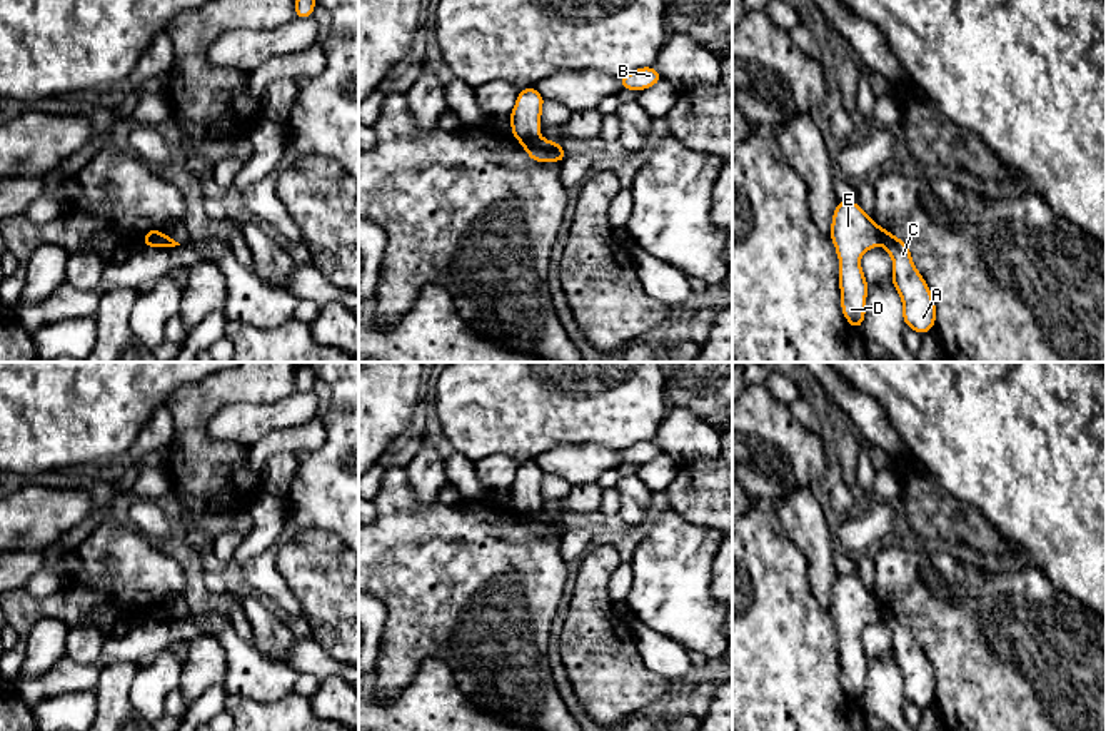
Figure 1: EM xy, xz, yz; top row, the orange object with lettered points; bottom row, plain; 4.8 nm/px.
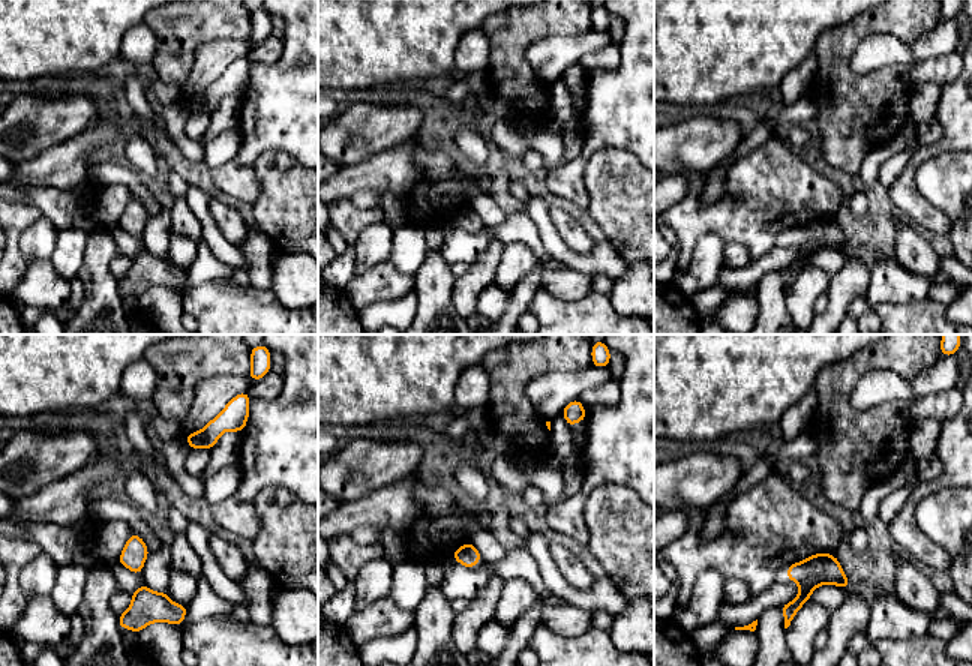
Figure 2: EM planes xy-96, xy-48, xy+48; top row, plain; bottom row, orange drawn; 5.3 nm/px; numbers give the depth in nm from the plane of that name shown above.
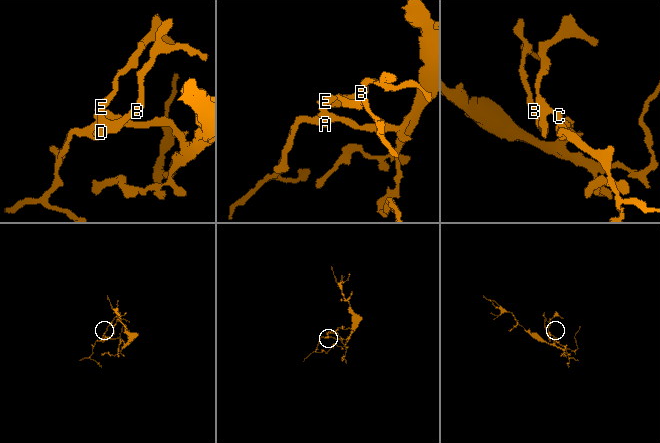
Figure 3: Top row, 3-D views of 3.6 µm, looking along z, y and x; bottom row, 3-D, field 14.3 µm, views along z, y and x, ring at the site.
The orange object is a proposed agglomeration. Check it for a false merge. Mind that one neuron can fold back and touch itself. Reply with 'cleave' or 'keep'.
cleave

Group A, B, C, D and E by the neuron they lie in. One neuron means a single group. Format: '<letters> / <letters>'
A C / B D E

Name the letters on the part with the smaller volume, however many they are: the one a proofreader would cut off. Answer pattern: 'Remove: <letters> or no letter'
Remove: B, D, E

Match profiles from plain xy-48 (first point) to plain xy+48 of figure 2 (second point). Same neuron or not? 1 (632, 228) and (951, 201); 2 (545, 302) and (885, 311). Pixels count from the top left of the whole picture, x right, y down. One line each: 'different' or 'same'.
1: same
2: same

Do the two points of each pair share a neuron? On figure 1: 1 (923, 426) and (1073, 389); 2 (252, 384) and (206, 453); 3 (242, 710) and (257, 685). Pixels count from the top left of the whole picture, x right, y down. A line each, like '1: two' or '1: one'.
1: one
2: one
3: two

